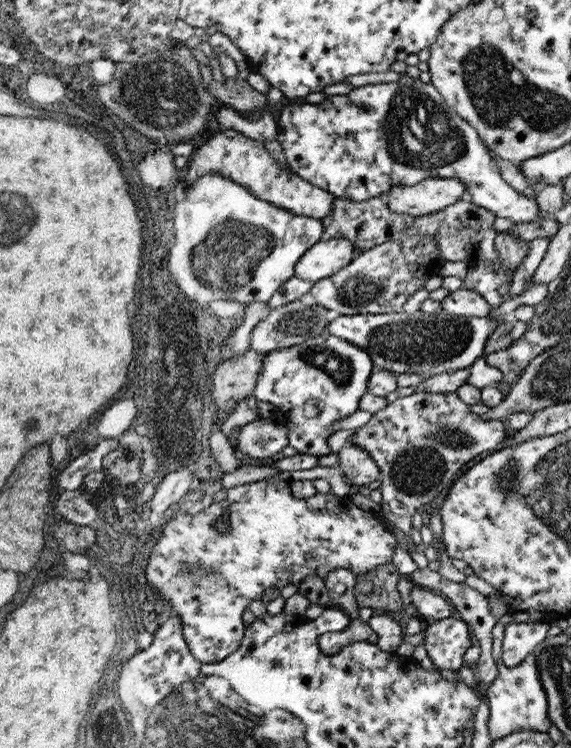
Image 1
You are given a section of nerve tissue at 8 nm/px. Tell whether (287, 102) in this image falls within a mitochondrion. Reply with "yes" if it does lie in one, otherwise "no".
no

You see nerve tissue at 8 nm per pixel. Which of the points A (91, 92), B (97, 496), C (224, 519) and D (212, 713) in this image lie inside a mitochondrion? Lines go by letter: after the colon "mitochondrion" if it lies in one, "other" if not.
A: other
B: other
C: other
D: mitochondrion

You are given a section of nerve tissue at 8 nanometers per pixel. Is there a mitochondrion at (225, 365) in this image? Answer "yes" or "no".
no

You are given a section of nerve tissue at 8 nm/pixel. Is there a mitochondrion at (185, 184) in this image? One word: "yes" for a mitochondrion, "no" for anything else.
no

